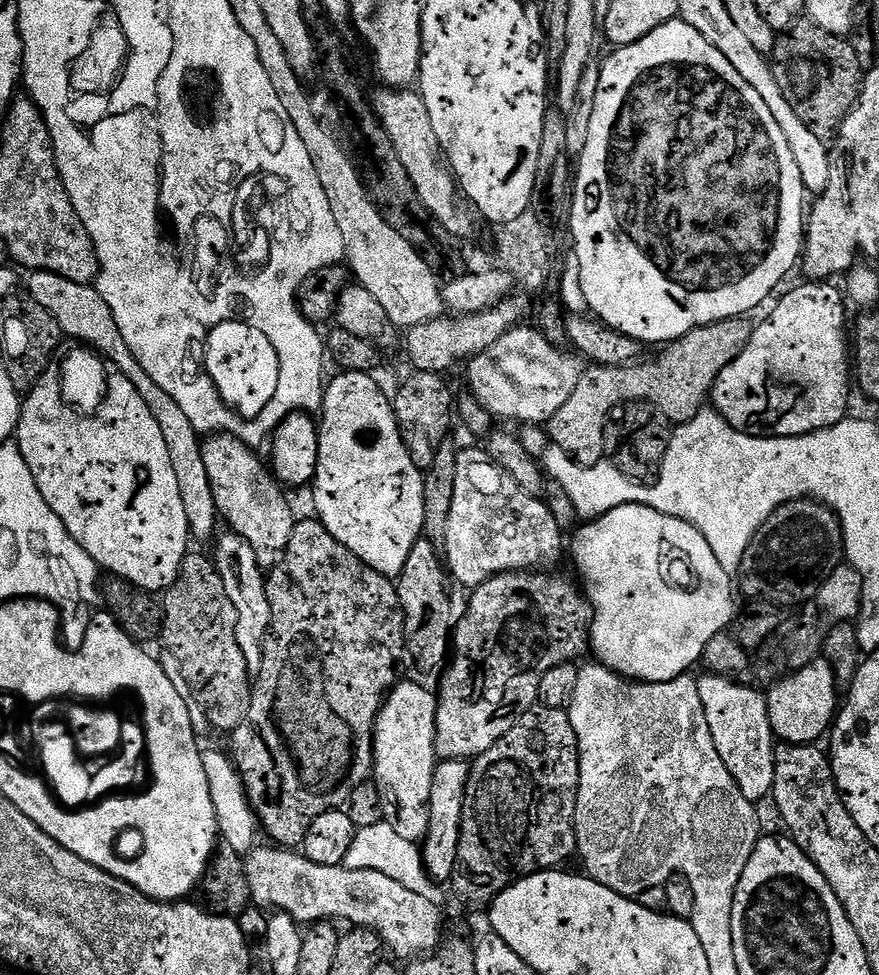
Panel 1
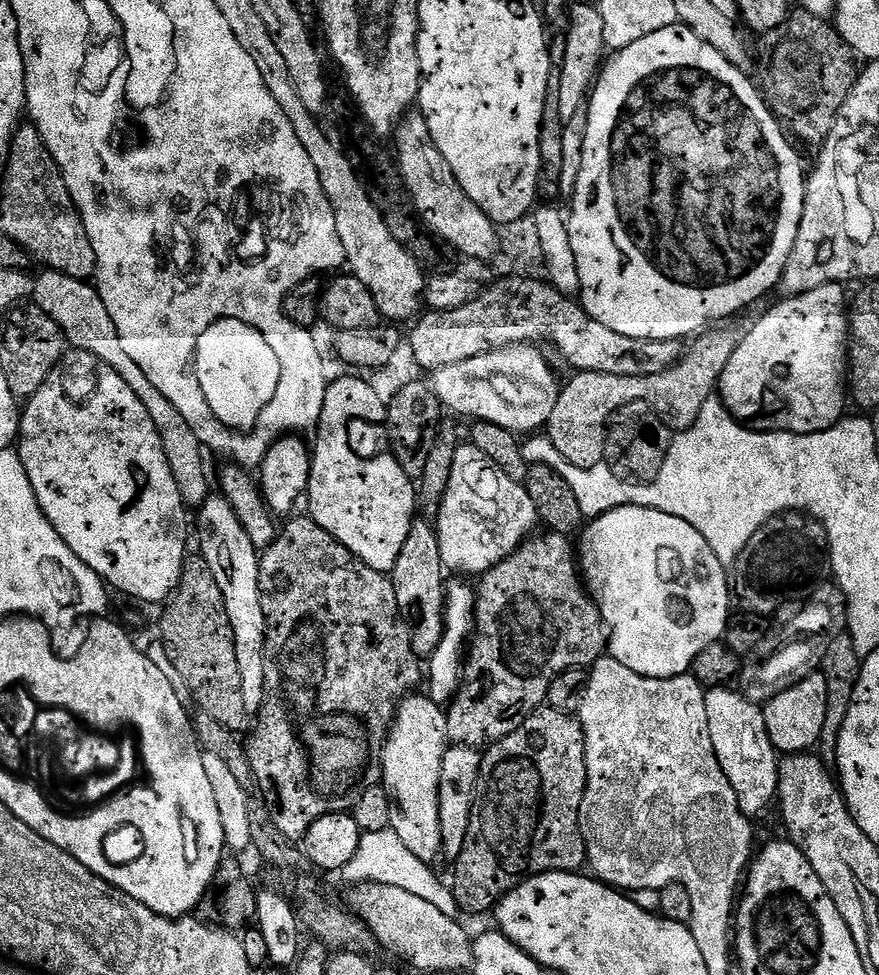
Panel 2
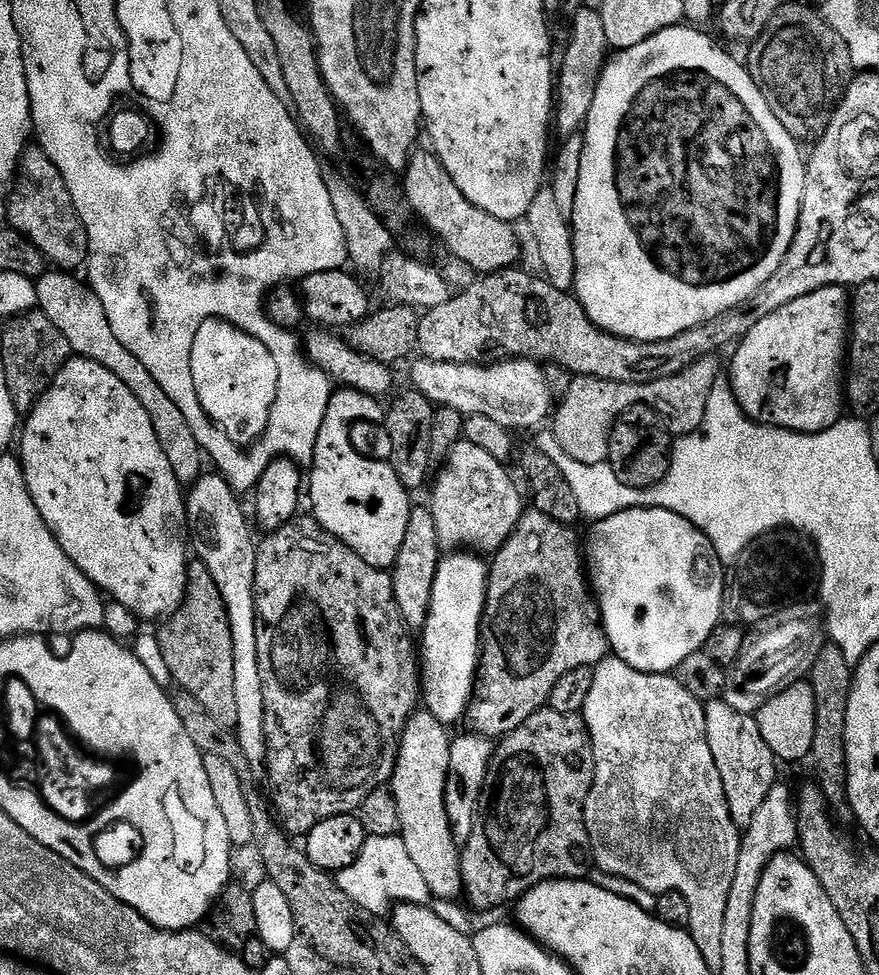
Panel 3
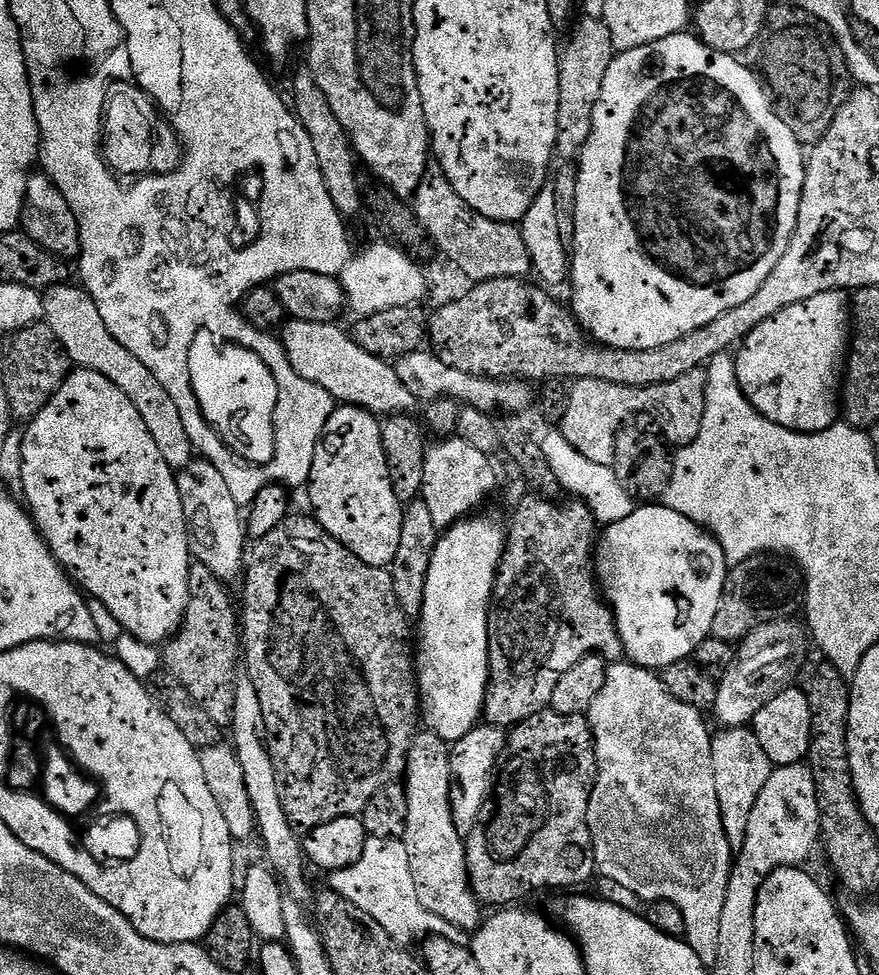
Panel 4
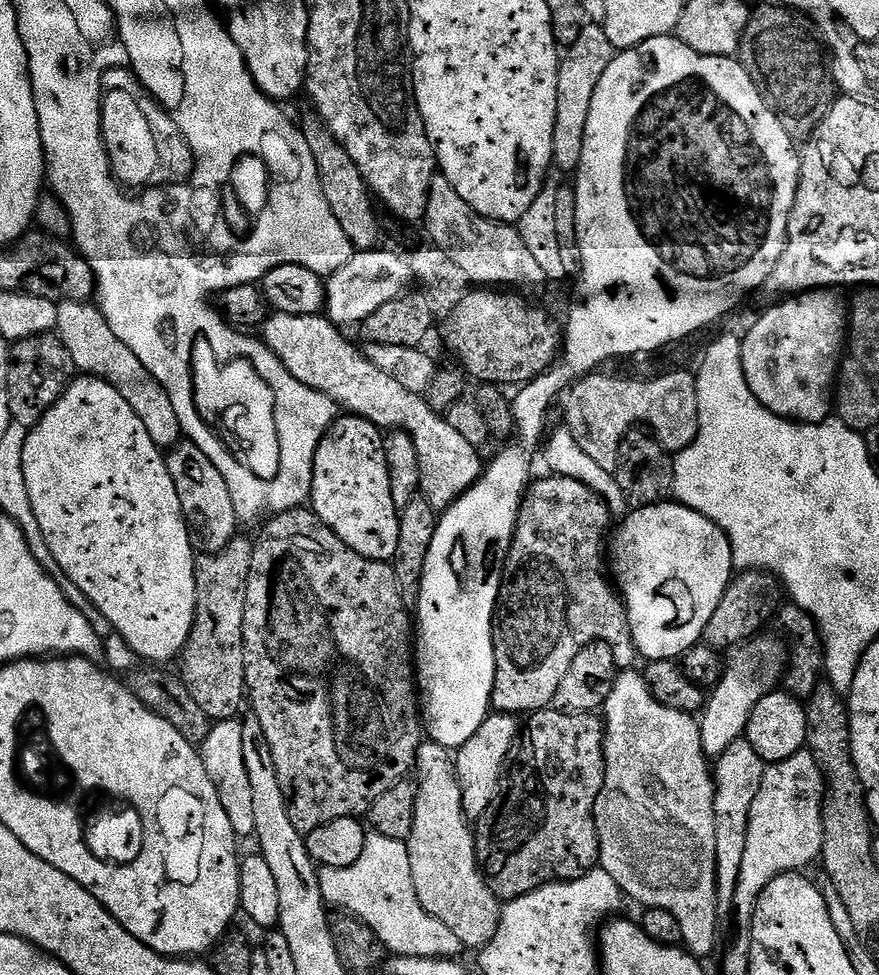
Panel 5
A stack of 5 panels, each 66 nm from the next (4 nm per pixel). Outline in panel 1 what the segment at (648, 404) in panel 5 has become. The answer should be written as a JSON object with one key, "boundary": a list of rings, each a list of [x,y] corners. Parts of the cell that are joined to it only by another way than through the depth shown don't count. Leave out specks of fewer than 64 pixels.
{"boundary":[[[748,318],[723,320],[690,330],[682,338],[671,341],[661,351],[665,352],[654,357],[649,364],[637,362],[609,368],[589,367],[578,386],[574,386],[574,394],[566,398],[558,414],[548,421],[549,441],[574,462],[589,468],[605,459],[604,427],[608,424],[608,415],[619,404],[633,404],[636,400],[651,402],[673,425],[690,422],[690,418],[698,415],[709,403],[718,374],[722,374],[722,370],[746,350],[754,327],[750,321]]]}

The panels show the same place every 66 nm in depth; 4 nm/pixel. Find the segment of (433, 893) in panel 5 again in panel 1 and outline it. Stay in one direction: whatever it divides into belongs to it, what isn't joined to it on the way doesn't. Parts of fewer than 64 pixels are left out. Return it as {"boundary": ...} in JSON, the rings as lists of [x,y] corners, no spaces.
{"boundary":[[[401,682],[388,693],[387,699],[384,700],[383,706],[380,708],[380,713],[376,719],[376,729],[372,731],[372,774],[377,790],[382,794],[382,802],[384,803],[384,819],[383,823],[388,824],[394,830],[394,834],[399,834],[401,838],[406,838],[413,842],[423,841],[428,834],[430,826],[430,786],[434,782],[434,770],[438,763],[436,754],[436,697],[435,691],[427,692],[420,684],[407,684]]]}

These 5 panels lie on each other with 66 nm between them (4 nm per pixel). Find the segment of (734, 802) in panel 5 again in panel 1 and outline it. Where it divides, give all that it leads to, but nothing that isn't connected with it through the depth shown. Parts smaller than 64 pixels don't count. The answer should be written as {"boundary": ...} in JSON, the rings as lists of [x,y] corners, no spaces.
{"boundary":[[[704,674],[704,677],[699,677],[698,694],[702,698],[702,710],[706,710],[706,726],[710,726],[710,738],[714,738],[714,746],[718,746],[718,755],[722,758],[722,762],[726,762],[726,770],[730,770],[730,774],[734,774],[734,782],[738,782],[738,790],[742,790],[742,794],[746,794],[746,798],[753,802],[760,802],[760,799],[767,797],[774,786],[774,766],[776,765],[776,749],[778,741],[772,735],[772,727],[770,726],[770,714],[768,713],[768,701],[765,693],[755,692],[752,688],[747,688],[747,683],[728,680],[725,676],[714,676]]]}

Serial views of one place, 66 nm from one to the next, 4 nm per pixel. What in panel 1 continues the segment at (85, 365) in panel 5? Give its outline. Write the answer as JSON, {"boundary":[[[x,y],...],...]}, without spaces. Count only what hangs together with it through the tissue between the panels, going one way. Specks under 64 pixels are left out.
{"boundary":[[[33,271],[32,276],[28,280],[28,288],[26,288],[27,295],[31,296],[34,302],[38,302],[38,306],[42,306],[42,310],[50,310],[50,314],[54,318],[54,322],[58,322],[61,333],[65,337],[68,336],[72,340],[81,340],[84,344],[89,344],[90,347],[96,348],[92,349],[99,353],[105,361],[114,369],[117,368],[117,373],[120,376],[125,376],[130,378],[130,382],[134,382],[134,386],[138,386],[138,394],[142,394],[142,398],[146,398],[146,406],[150,406],[150,414],[154,414],[154,418],[158,418],[158,427],[162,429],[162,439],[166,442],[166,450],[170,450],[170,462],[174,465],[174,474],[178,478],[178,490],[182,493],[182,507],[186,509],[186,518],[188,519],[188,531],[190,533],[191,539],[196,540],[208,540],[211,541],[213,537],[217,535],[218,527],[218,513],[216,510],[216,503],[214,502],[214,490],[210,486],[210,474],[206,474],[206,462],[202,462],[202,450],[200,445],[202,443],[201,437],[194,430],[194,426],[190,426],[190,418],[186,418],[186,414],[182,414],[181,408],[178,406],[178,402],[174,402],[174,398],[170,398],[170,394],[166,394],[166,390],[162,390],[162,386],[158,386],[158,382],[154,382],[154,378],[150,378],[150,374],[146,374],[146,370],[142,370],[142,366],[138,366],[138,358],[134,358],[134,354],[130,354],[130,346],[126,346],[126,338],[122,338],[122,330],[118,330],[118,322],[114,322],[114,314],[110,314],[110,306],[106,306],[106,302],[100,296],[100,293],[96,291],[92,284],[79,284],[78,282],[70,282],[70,278],[62,278],[58,274],[53,272],[38,272]]]}

